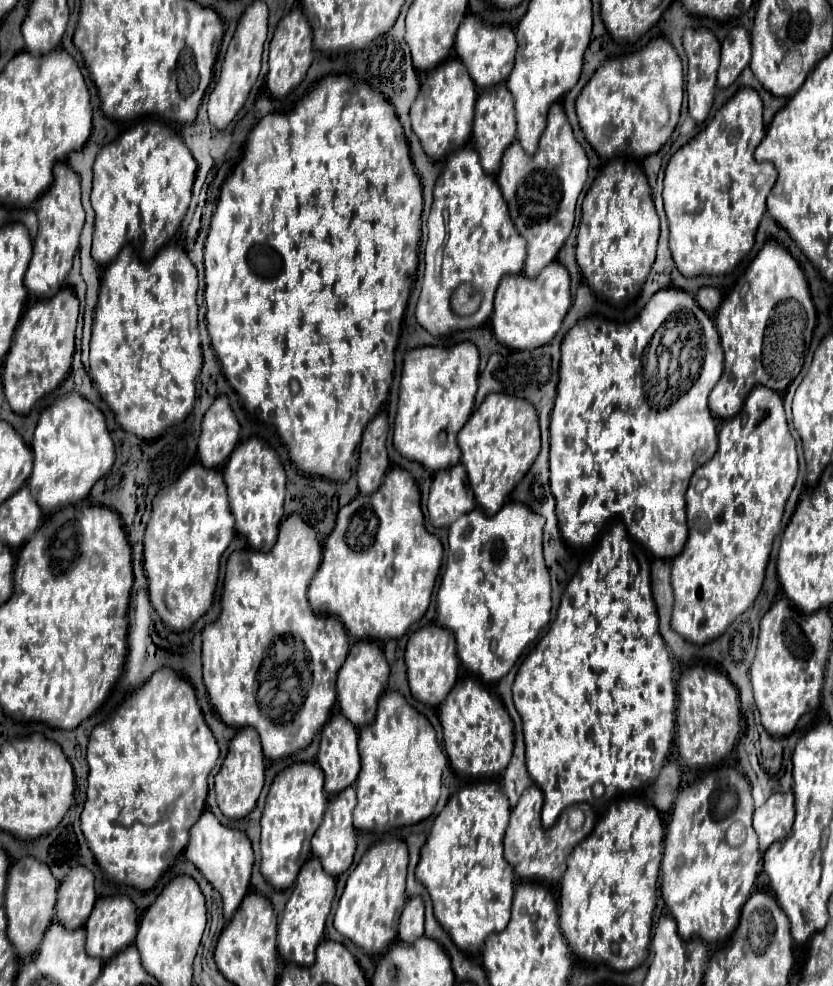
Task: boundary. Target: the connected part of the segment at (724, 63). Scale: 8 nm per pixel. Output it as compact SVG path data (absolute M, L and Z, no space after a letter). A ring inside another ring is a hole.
M739 28L731 30L721 44L721 66L719 66L719 86L729 88L741 72L749 66L751 60L751 42L749 34Z

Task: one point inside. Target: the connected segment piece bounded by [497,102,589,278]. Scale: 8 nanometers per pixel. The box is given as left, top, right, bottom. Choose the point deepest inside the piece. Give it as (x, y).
(541, 191)

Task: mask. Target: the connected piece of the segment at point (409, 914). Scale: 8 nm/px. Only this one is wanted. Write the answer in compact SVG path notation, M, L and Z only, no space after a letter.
M409 898L399 922L399 940L403 944L413 944L423 936L425 910L421 898Z

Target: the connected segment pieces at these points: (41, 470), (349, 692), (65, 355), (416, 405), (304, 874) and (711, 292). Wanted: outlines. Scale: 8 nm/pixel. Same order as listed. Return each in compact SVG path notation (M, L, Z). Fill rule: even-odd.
M73 392L41 412L31 450L35 462L29 478L29 490L47 514L85 500L93 484L109 472L115 460L115 448L107 432L103 412Z
M361 640L361 642L351 646L349 656L347 656L347 660L341 666L339 676L337 676L337 702L339 702L341 714L353 726L361 728L361 726L367 726L375 720L377 702L379 702L379 696L385 690L387 676L389 676L389 664L387 664L387 660L383 656L383 650L377 642Z
M69 288L59 292L59 296L53 296L51 300L33 304L23 314L13 338L11 352L7 354L1 368L5 398L15 414L27 416L41 396L53 392L67 378L75 352L77 314L79 300Z
M461 342L447 348L425 346L425 348L417 348L405 354L401 390L399 390L399 410L395 418L395 430L393 430L393 444L401 456L413 462L419 462L431 472L453 468L459 462L461 452L457 446L457 432L465 426L465 422L469 420L473 412L475 392L477 392L477 374L479 374L479 352L471 342ZM441 432L445 432L445 440L439 438Z
M311 856L303 864L297 876L291 898L287 900L287 906L277 926L277 950L287 962L305 964L305 966L315 962L315 950L319 942L323 940L325 920L327 920L327 914L331 912L333 898L335 898L335 878L323 870L321 862L315 856Z
M711 286L701 288L701 290L699 290L699 294L697 294L697 304L699 304L699 306L701 306L709 316L713 316L713 314L717 312L717 308L719 308L721 300L723 300L721 290L711 288Z

